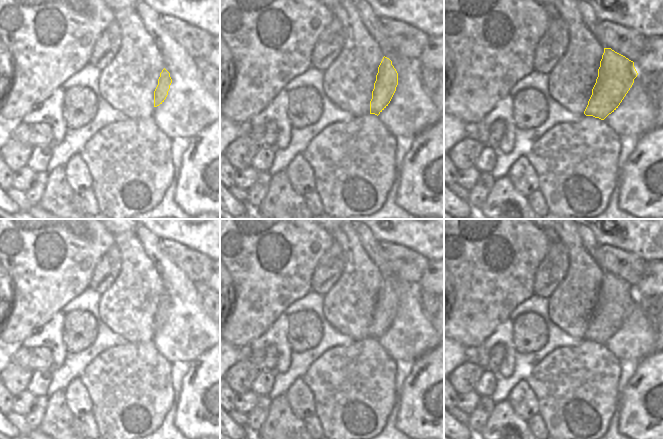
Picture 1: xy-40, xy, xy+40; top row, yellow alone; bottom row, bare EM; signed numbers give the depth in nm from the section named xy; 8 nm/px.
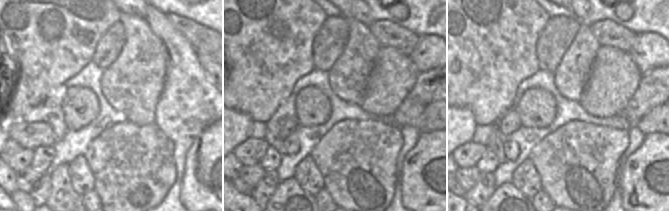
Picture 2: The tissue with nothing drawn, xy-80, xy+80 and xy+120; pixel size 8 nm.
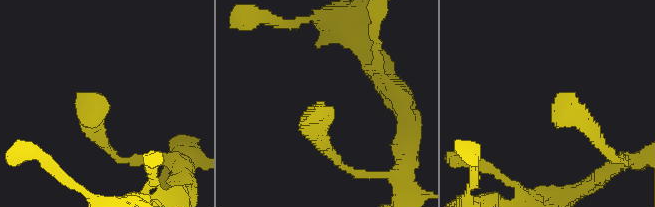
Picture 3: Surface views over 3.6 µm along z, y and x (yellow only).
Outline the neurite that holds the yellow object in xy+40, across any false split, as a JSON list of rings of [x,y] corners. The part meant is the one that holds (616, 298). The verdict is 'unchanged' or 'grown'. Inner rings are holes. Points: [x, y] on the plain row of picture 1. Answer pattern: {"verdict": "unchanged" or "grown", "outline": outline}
{"verdict": "unchanged", "outline": [[[604,272],[598,301],[584,338],[604,344],[618,332],[637,299],[633,285],[611,272]]]}

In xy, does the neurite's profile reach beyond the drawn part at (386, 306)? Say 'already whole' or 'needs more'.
already whole

